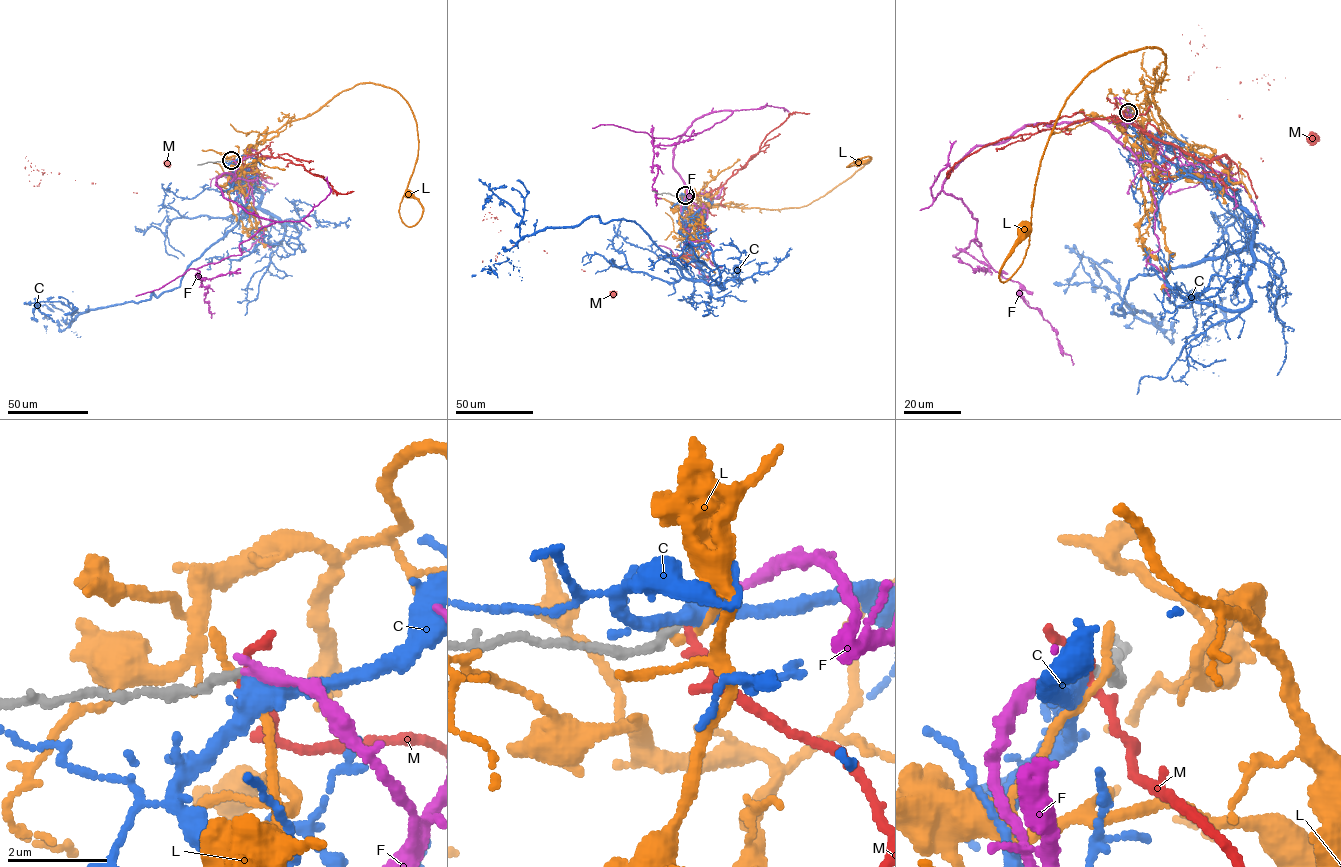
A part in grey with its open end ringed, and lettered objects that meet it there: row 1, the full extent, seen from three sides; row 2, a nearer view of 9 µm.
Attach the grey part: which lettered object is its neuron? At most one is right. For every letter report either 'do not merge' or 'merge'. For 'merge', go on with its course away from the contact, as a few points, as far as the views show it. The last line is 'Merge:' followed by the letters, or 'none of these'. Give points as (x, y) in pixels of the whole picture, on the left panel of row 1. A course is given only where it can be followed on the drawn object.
C: do not merge
F: merge; course (231, 160), (235, 176), (217, 180), (223, 196), (275, 222), (243, 241), (240, 255), (197, 269), (211, 318)
L: do not merge
M: do not merge
Merge: F

